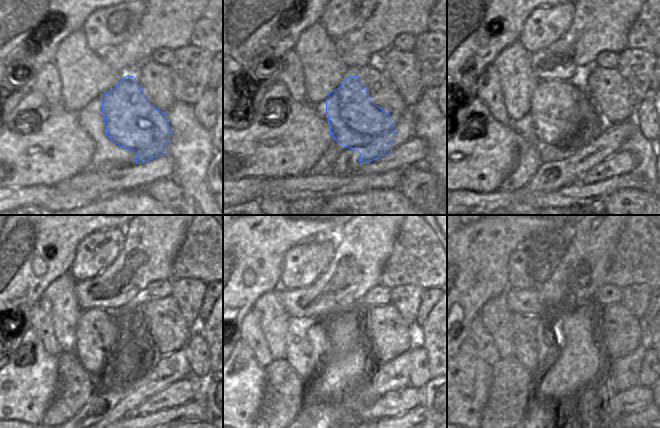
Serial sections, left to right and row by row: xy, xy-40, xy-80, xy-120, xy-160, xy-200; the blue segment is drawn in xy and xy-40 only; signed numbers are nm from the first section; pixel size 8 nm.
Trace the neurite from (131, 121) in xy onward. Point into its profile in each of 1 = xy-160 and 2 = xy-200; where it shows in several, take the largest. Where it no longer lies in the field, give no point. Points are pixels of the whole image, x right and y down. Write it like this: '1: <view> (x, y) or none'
1: xy-160 (306, 339)
2: xy-200 (532, 341)

